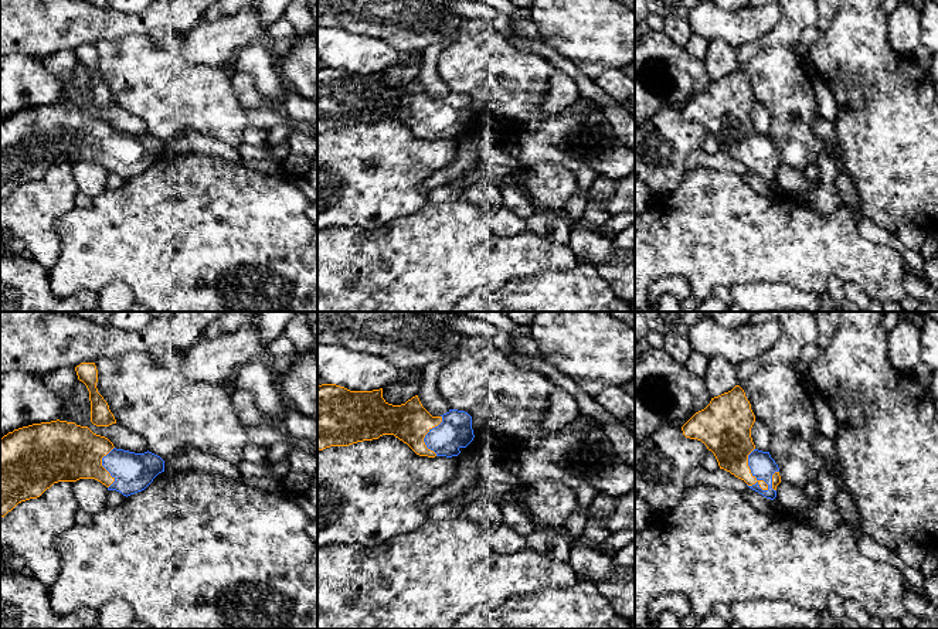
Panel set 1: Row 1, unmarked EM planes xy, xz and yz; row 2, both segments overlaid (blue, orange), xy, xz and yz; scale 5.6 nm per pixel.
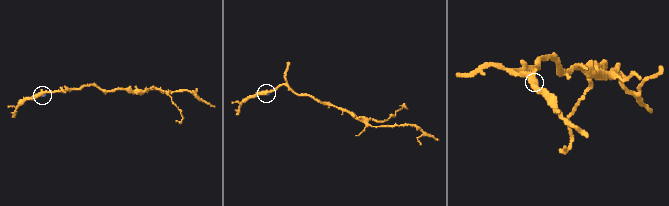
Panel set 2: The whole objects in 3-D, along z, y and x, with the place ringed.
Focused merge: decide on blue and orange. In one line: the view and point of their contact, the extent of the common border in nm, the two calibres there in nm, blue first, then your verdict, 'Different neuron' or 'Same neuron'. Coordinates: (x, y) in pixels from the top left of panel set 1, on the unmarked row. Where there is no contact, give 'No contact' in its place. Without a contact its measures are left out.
Touches blue at yz (751, 153). Shared border 260 nm. Thickness 150 nm (blue) against 280 nm. Same neuron

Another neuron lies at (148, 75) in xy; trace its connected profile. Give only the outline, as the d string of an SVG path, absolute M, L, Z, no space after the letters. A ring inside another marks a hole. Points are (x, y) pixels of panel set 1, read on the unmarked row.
M157 28L143 35L101 40L95 48L98 75L108 85L116 105L139 116L149 135L167 143L193 130L234 147L244 142L248 119L234 99L230 68L190 62L183 54L180 33Z

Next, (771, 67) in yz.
M778 0L784 10L781 21L762 37L738 48L738 68L744 72L755 102L761 102L771 116L769 137L779 150L782 164L805 170L815 164L826 144L812 132L818 113L818 99L809 75L805 74L795 47L806 28L815 27L819 18L816 0Z

